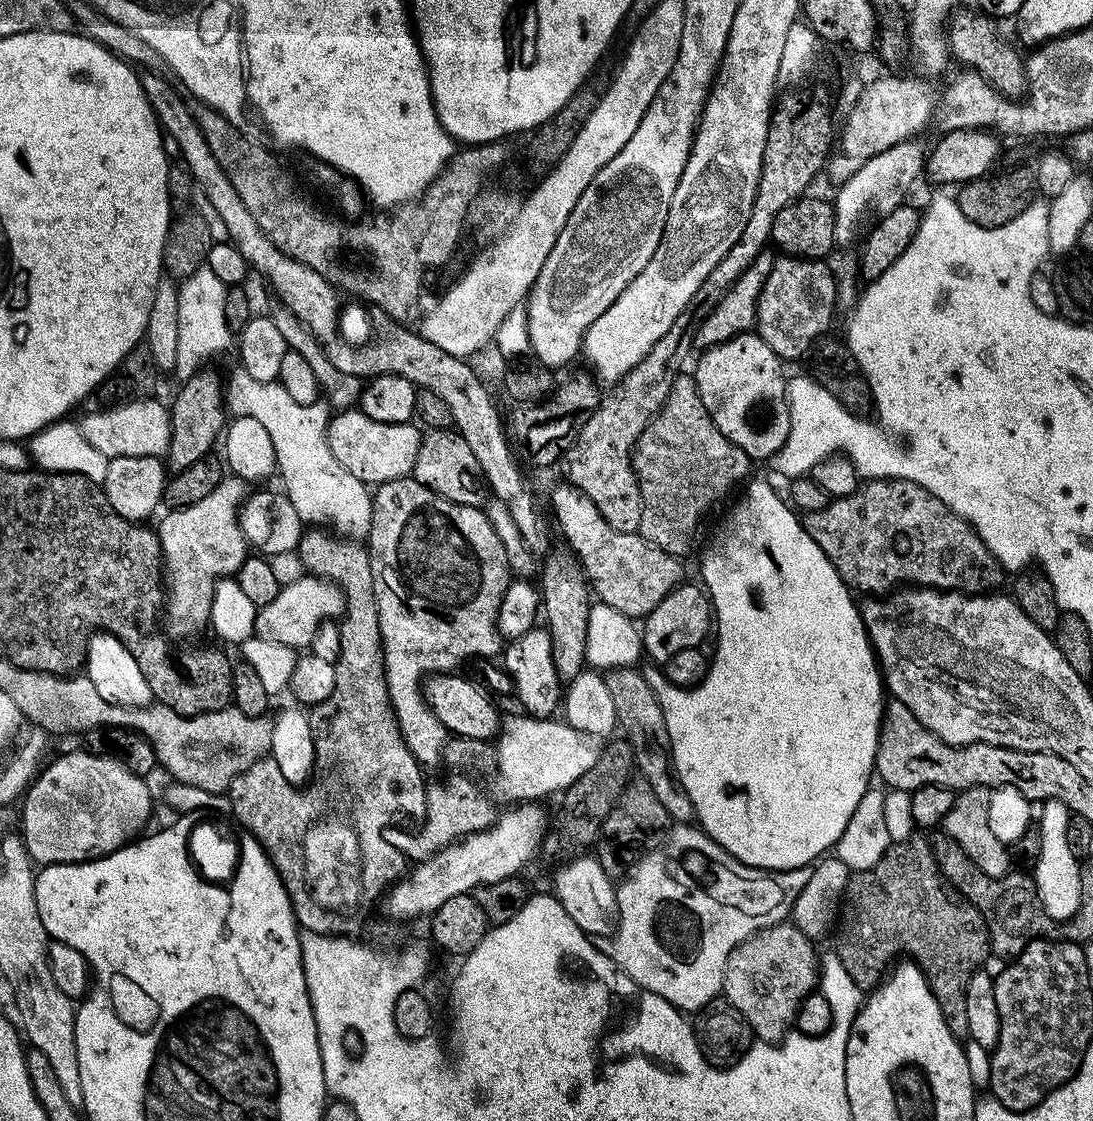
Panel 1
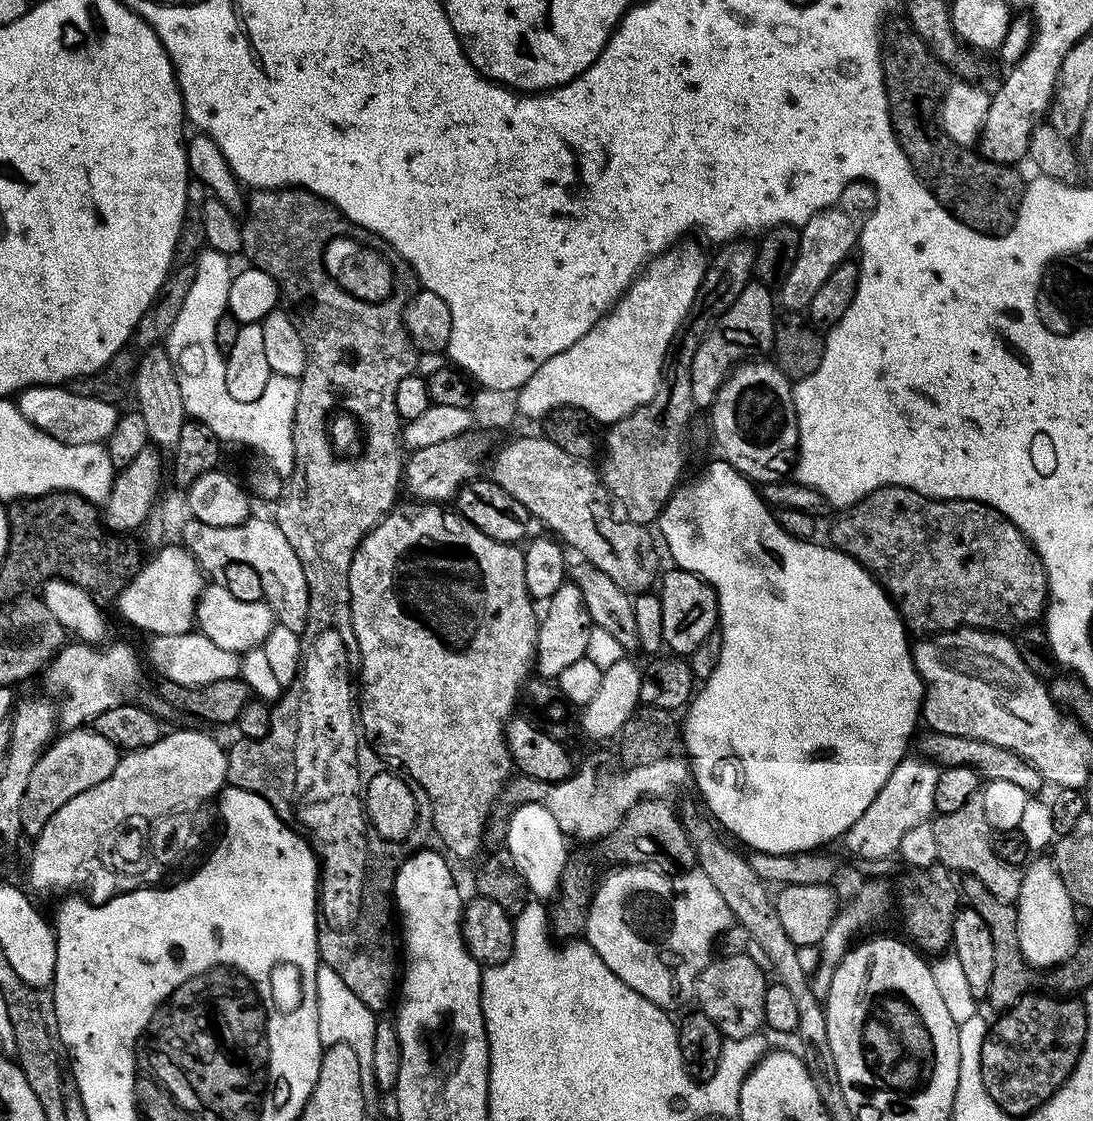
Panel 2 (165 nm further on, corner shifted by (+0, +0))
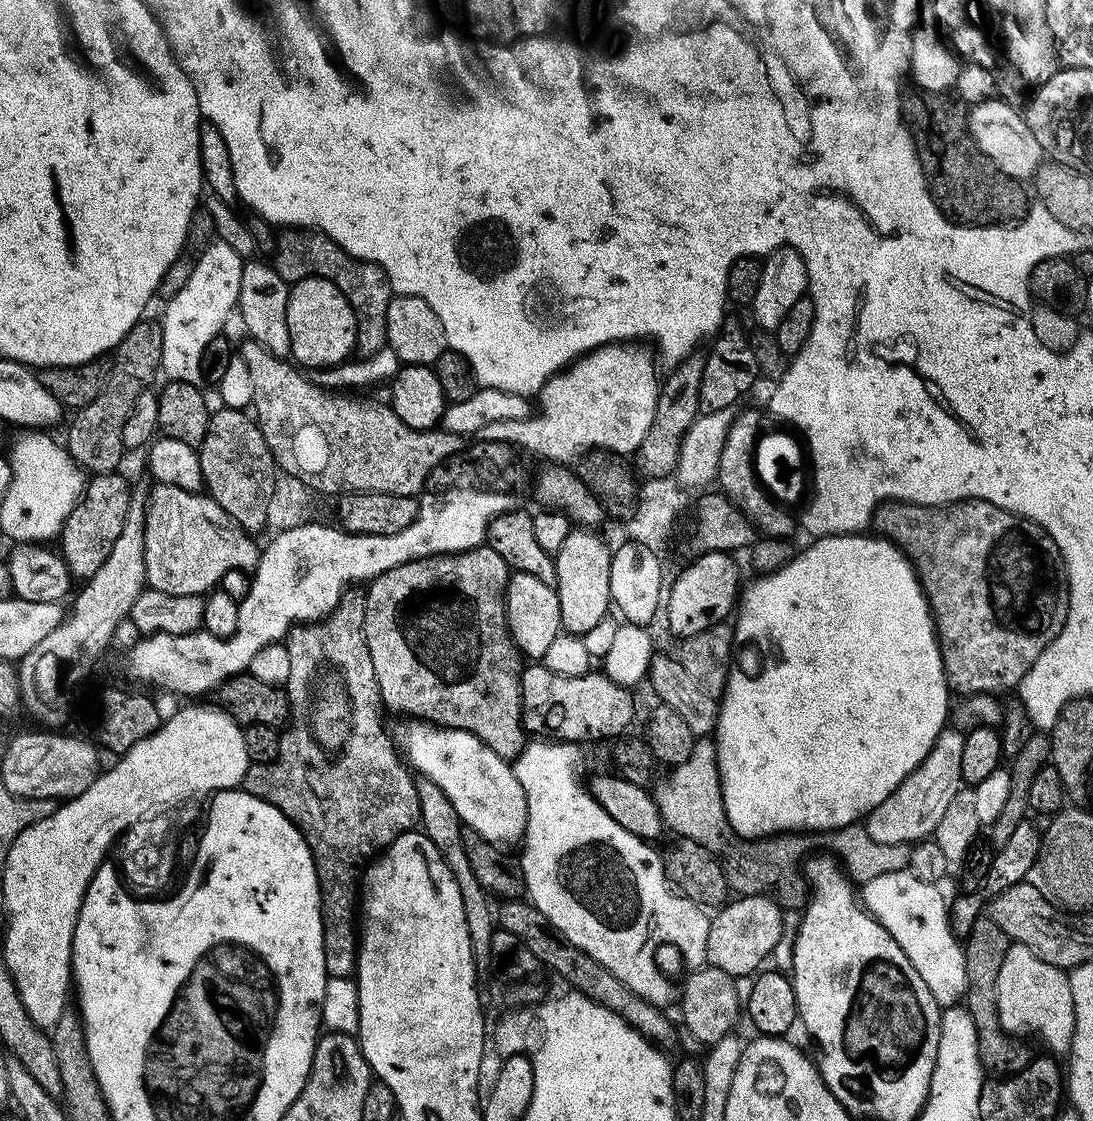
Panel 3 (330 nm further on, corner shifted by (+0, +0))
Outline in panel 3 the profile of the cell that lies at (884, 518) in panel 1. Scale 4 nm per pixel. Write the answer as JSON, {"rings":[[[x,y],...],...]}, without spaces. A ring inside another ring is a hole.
{"rings":[[[955,500],[952,504],[905,504],[903,502],[885,502],[872,513],[871,527],[885,540],[891,540],[901,552],[907,556],[916,569],[916,577],[920,579],[920,587],[928,600],[928,609],[932,612],[932,623],[936,626],[936,639],[940,642],[940,653],[944,659],[944,677],[948,679],[949,689],[960,698],[970,696],[990,696],[1019,689],[1022,678],[1038,662],[1038,654],[1046,650],[1054,638],[1066,626],[1066,614],[1070,610],[1070,594],[1068,593],[1068,571],[1064,565],[1062,554],[1050,538],[1050,534],[1042,526],[1032,520],[1019,516],[1016,512],[1006,510],[1002,506],[994,506],[989,500]]]}

